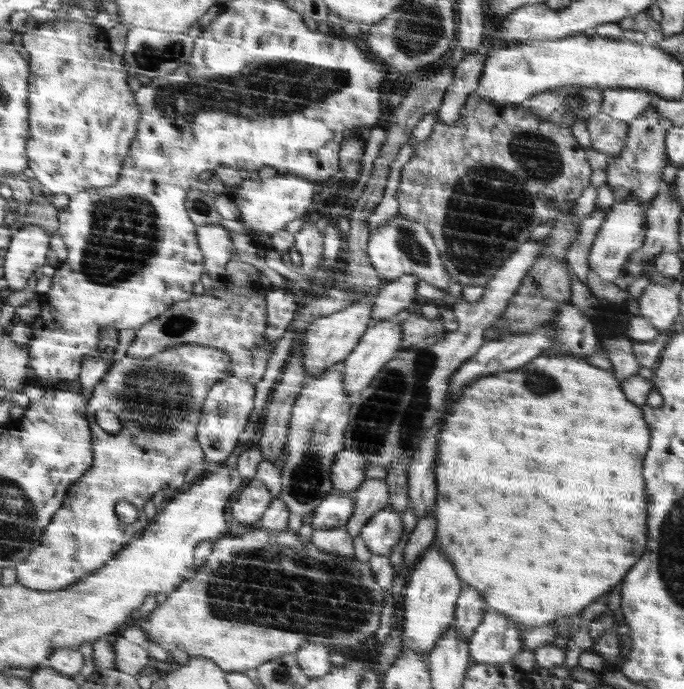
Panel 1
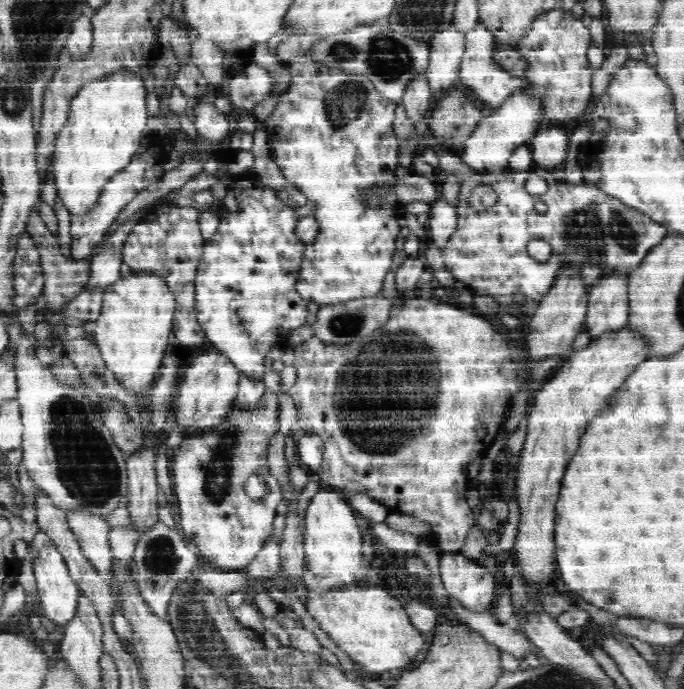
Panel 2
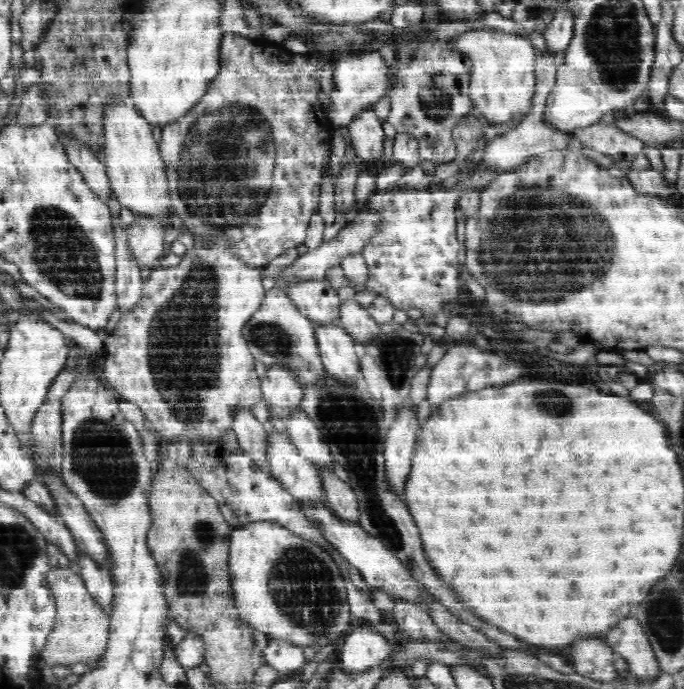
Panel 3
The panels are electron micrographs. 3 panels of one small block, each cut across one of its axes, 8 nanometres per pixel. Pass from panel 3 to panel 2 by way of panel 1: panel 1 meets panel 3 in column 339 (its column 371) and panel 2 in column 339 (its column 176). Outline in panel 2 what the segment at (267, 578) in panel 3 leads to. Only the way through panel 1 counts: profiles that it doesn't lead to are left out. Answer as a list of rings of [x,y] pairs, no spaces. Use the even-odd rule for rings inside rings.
[[[378,584],[351,585],[340,588],[338,592],[310,593],[306,595],[307,612],[318,622],[320,628],[335,641],[337,647],[346,652],[353,662],[357,662],[367,673],[382,673],[411,664],[416,654],[424,648],[424,637],[416,630],[400,601],[391,596]]]

